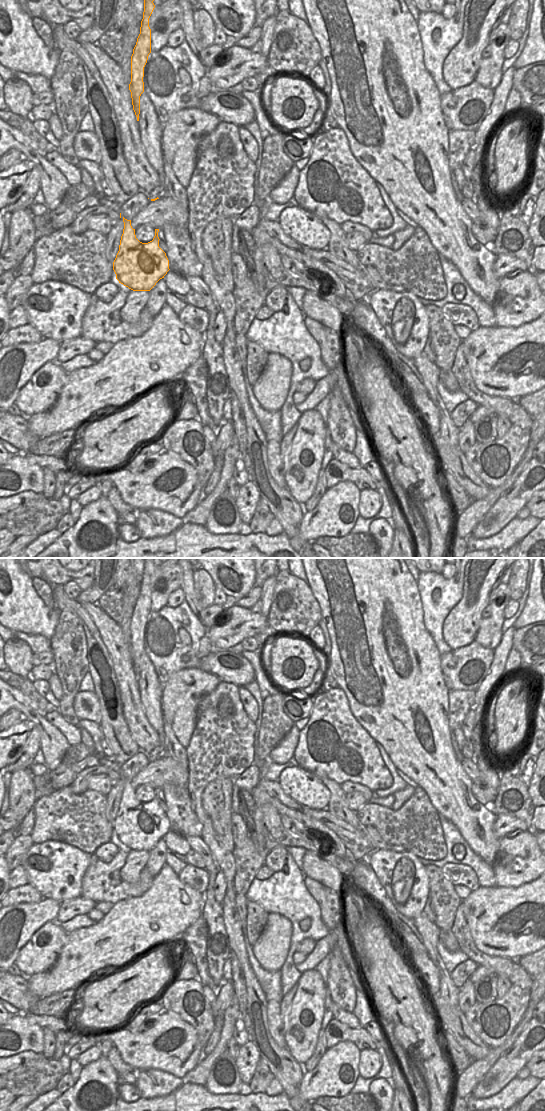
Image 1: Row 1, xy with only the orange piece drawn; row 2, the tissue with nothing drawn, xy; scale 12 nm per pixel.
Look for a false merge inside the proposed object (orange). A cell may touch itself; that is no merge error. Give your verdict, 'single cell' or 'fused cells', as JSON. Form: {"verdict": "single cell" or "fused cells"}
{"verdict": "single cell"}

